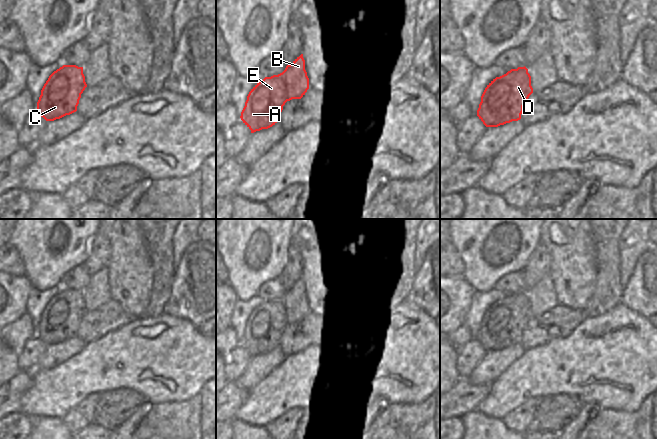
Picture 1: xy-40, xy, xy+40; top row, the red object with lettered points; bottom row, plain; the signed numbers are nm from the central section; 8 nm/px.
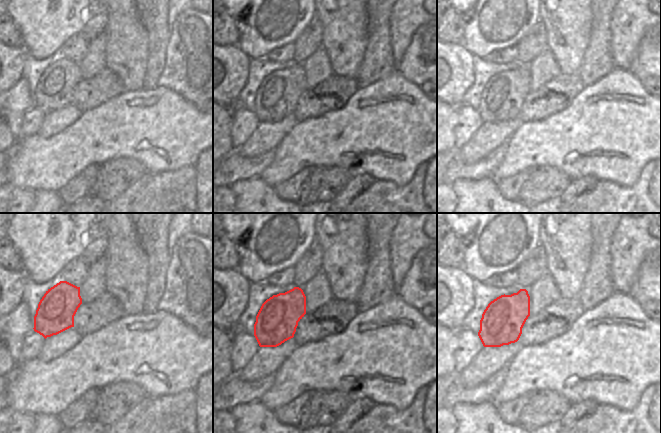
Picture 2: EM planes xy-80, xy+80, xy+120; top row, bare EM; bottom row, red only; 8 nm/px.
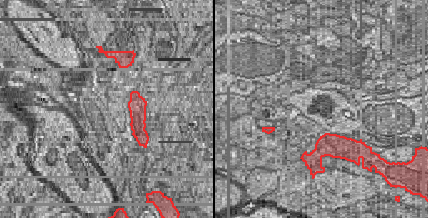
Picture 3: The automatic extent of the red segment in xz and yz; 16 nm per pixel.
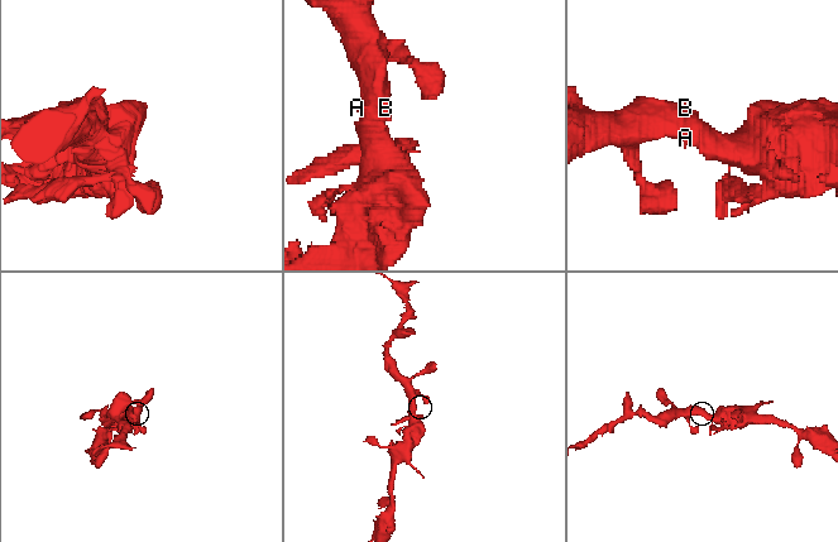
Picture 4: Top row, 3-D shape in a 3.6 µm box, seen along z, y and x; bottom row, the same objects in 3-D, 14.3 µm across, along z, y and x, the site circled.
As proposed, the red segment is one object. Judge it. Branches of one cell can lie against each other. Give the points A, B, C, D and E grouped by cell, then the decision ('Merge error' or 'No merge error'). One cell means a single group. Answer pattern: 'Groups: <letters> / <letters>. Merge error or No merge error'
Groups: A B C D E. No merge error

